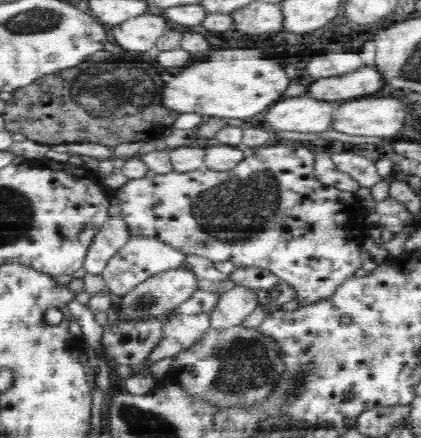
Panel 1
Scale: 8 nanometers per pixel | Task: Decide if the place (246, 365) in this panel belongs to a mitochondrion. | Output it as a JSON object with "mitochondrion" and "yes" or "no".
{"mitochondrion":"yes"}

